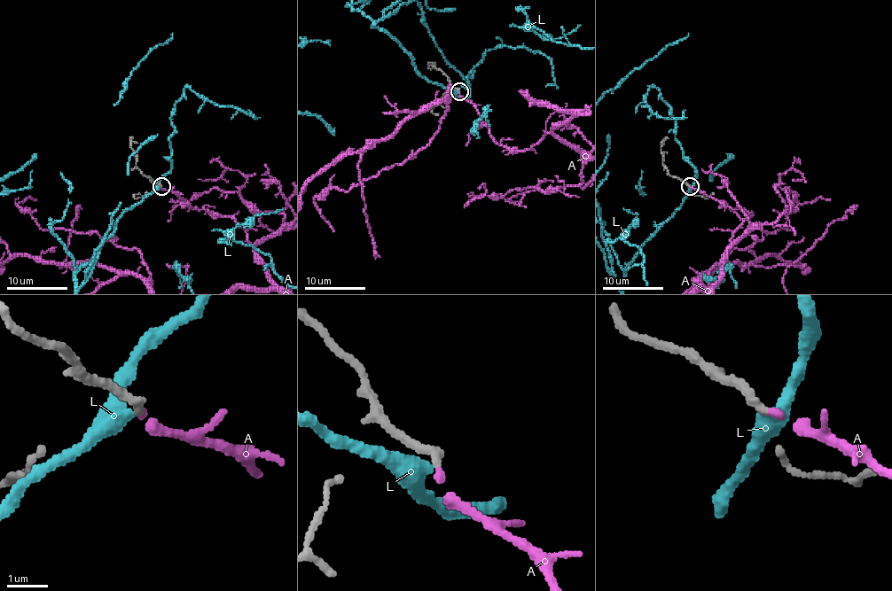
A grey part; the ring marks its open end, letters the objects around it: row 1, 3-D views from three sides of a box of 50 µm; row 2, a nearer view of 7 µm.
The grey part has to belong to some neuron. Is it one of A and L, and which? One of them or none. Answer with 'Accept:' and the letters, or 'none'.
Accept: A

